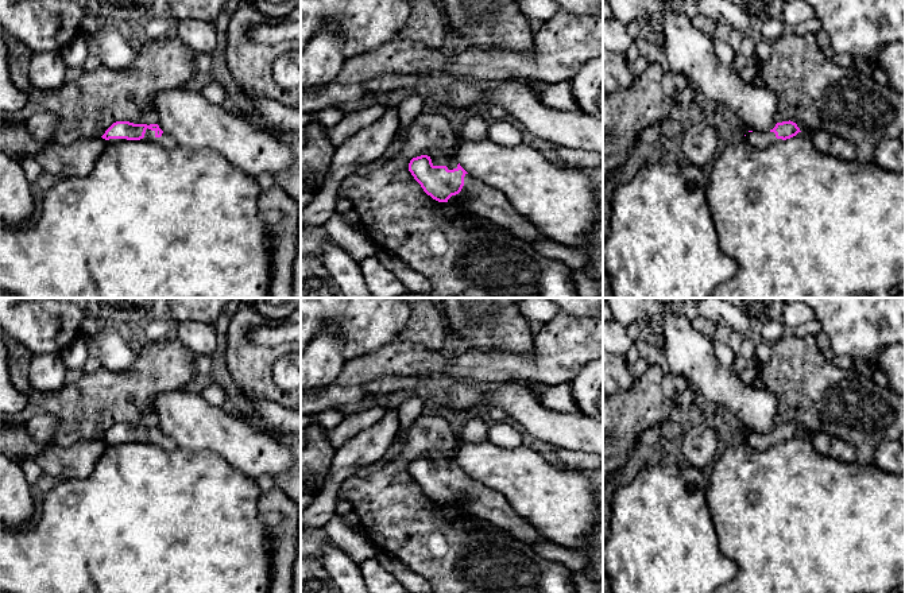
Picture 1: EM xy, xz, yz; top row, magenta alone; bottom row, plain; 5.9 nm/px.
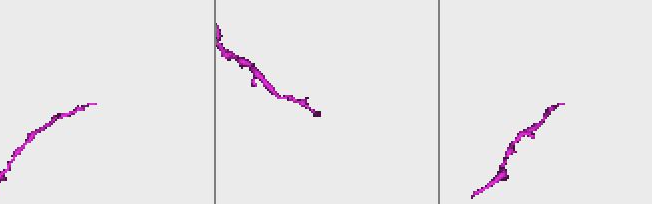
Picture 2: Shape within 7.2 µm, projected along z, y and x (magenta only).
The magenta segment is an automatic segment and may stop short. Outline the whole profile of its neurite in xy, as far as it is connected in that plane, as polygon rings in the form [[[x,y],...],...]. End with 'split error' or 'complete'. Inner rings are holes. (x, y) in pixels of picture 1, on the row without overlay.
[[[129,423],[113,425],[101,438],[108,446],[127,442],[154,443],[166,450],[175,450],[178,445],[174,439],[165,435],[158,426],[134,426]]] | split error

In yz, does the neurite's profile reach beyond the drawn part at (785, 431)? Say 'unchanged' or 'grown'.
grown

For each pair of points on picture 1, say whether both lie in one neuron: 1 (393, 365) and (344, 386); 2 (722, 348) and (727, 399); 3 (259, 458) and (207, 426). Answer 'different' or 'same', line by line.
1: same
2: different
3: same

